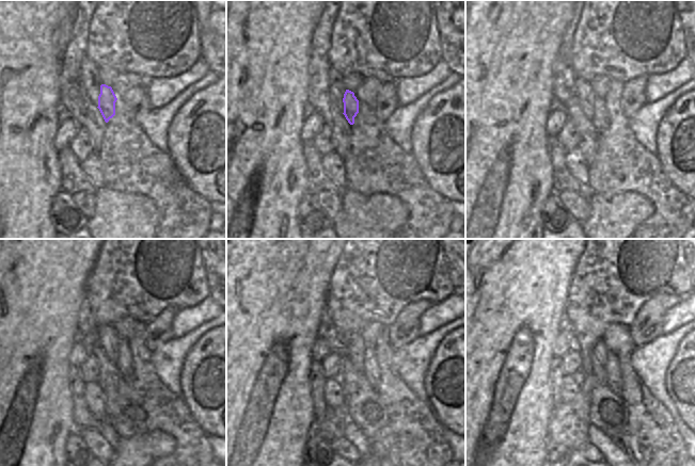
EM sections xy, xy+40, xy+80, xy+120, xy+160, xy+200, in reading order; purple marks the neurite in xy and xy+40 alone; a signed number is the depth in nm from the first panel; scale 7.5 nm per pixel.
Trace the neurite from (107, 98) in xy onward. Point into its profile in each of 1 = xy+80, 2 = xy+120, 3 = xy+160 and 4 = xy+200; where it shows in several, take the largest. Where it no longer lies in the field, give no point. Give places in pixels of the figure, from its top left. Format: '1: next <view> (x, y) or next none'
1: next xy+80 (601, 121)
2: next xy+120 (124, 363)
3: next xy+160 (370, 370)
4: next xy+200 (614, 381)

